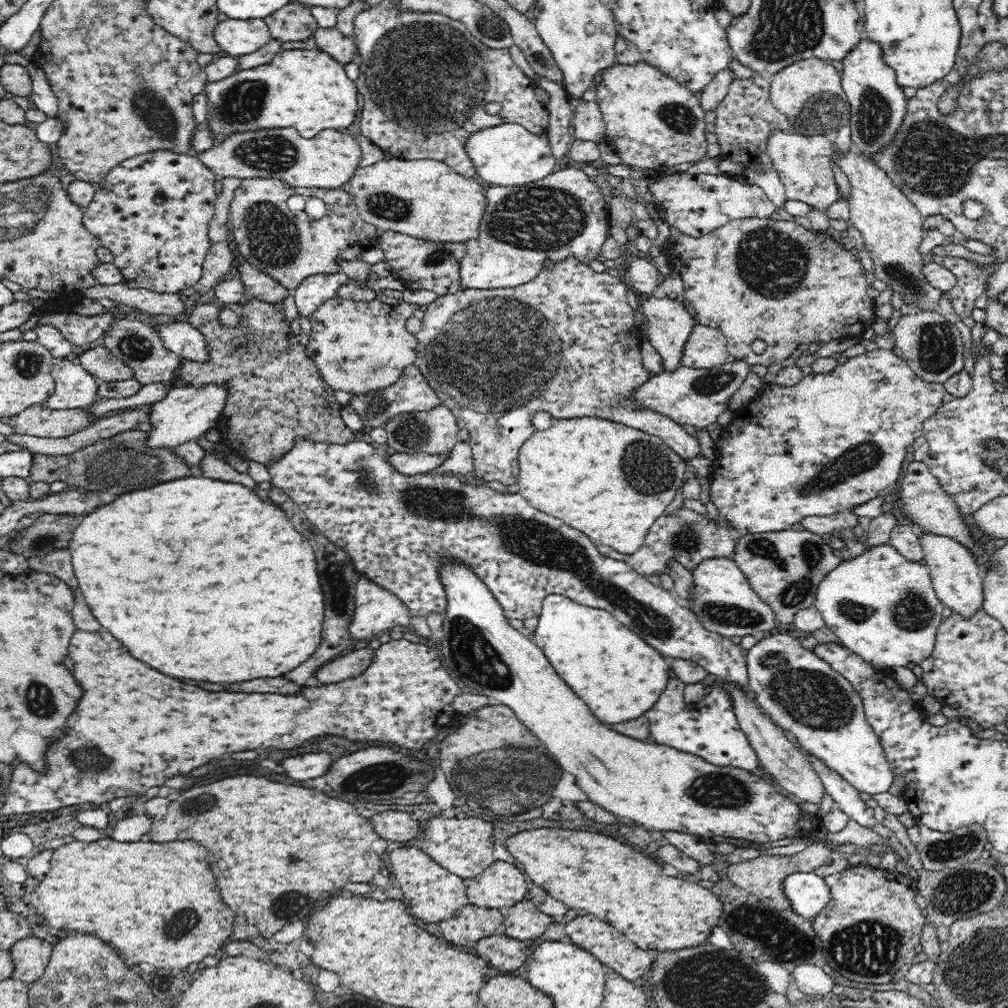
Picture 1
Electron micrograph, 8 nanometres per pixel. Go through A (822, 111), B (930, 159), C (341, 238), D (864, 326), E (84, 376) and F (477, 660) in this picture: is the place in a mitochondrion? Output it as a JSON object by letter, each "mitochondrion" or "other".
{"A":"mitochondrion","B":"mitochondrion","C":"other","D":"other","E":"other","F":"mitochondrion"}

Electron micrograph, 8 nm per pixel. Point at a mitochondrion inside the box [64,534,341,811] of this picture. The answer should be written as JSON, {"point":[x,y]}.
{"point":[84,759]}

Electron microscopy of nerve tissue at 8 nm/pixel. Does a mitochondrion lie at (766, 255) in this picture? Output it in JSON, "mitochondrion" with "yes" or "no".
{"mitochondrion":"yes"}

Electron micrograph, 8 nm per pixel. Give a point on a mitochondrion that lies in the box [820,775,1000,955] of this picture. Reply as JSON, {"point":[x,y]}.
{"point":[967,890]}

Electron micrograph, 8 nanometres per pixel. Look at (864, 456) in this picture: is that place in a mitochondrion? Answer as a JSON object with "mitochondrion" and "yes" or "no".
{"mitochondrion":"yes"}

